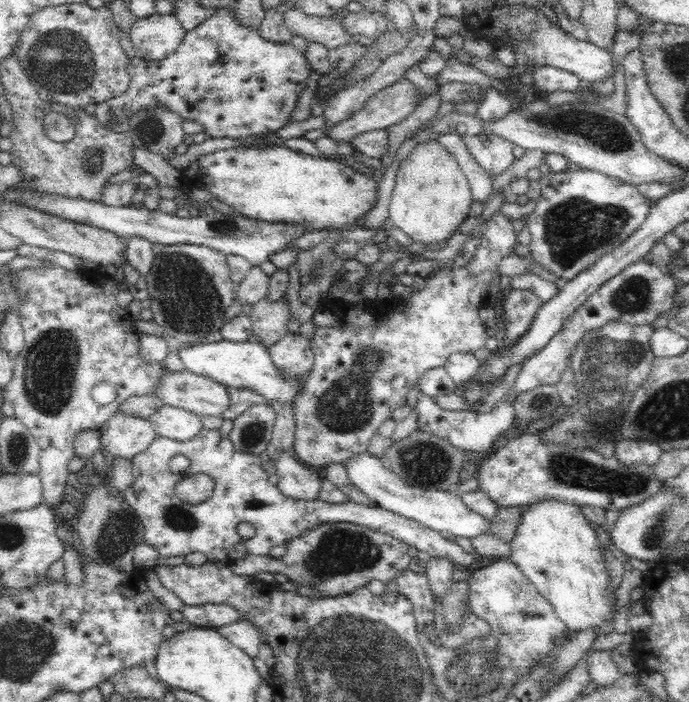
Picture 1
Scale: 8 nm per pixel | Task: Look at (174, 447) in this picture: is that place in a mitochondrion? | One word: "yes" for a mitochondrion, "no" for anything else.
no

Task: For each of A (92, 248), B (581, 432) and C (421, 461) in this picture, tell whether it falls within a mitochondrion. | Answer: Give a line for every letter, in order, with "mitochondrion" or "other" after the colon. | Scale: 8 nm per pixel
A: other
B: mitochondrion
C: mitochondrion

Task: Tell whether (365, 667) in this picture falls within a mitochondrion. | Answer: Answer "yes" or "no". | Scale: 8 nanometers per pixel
yes

